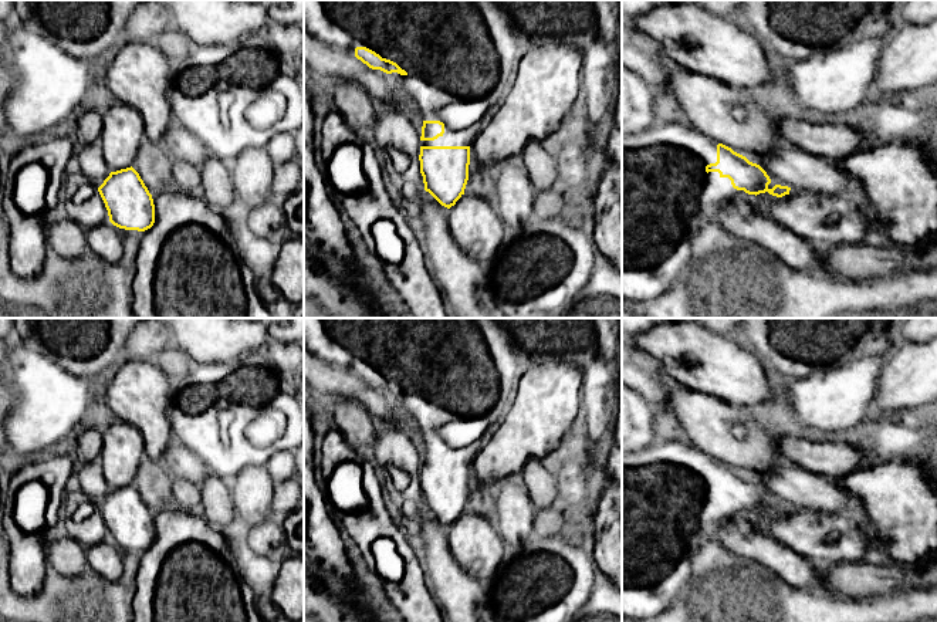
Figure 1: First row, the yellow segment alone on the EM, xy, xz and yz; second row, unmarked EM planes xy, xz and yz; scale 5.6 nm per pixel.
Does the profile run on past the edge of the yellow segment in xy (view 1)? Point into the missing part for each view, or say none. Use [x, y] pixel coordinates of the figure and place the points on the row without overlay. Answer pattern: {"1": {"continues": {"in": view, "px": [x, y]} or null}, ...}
{"1": {"continues": {"in": "xy", "px": [135, 551]}}}

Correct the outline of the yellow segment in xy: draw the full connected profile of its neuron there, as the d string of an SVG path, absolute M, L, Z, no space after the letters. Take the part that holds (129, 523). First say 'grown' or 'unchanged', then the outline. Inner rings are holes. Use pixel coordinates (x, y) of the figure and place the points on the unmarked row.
grown; M132 484L111 490L98 510L108 528L109 540L119 545L124 554L143 555L153 544L152 513Z

